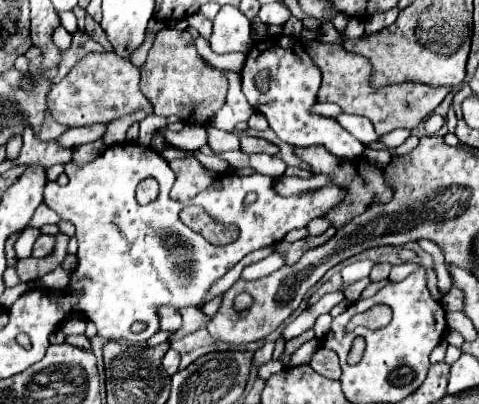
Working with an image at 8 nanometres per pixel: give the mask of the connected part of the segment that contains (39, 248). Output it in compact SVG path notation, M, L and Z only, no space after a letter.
M40 235L40 237L36 239L36 243L34 243L32 255L34 255L36 259L48 257L48 255L54 251L54 243L56 243L56 239L54 239L52 235Z

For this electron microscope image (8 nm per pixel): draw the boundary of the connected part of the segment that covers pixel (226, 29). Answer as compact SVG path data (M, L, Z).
M232 5L220 7L214 27L212 27L212 37L210 37L210 47L214 53L234 53L242 51L246 53L254 45L252 31L250 31L250 21Z

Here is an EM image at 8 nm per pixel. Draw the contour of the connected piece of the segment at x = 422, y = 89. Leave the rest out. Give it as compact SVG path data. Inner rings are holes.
M314 39L312 43L308 43L306 51L322 73L322 85L316 95L318 103L326 103L326 101L336 103L344 113L354 113L370 119L378 135L390 133L400 127L414 129L447 95L447 87L434 88L420 83L398 83L398 85L386 85L374 89L370 87L370 77L372 77L370 61L362 55L344 51L340 43L324 43Z

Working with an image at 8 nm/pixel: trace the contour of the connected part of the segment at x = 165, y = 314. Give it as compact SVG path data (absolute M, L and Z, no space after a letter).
M158 307L158 317L160 317L160 329L170 329L176 331L182 327L182 317L174 307Z

